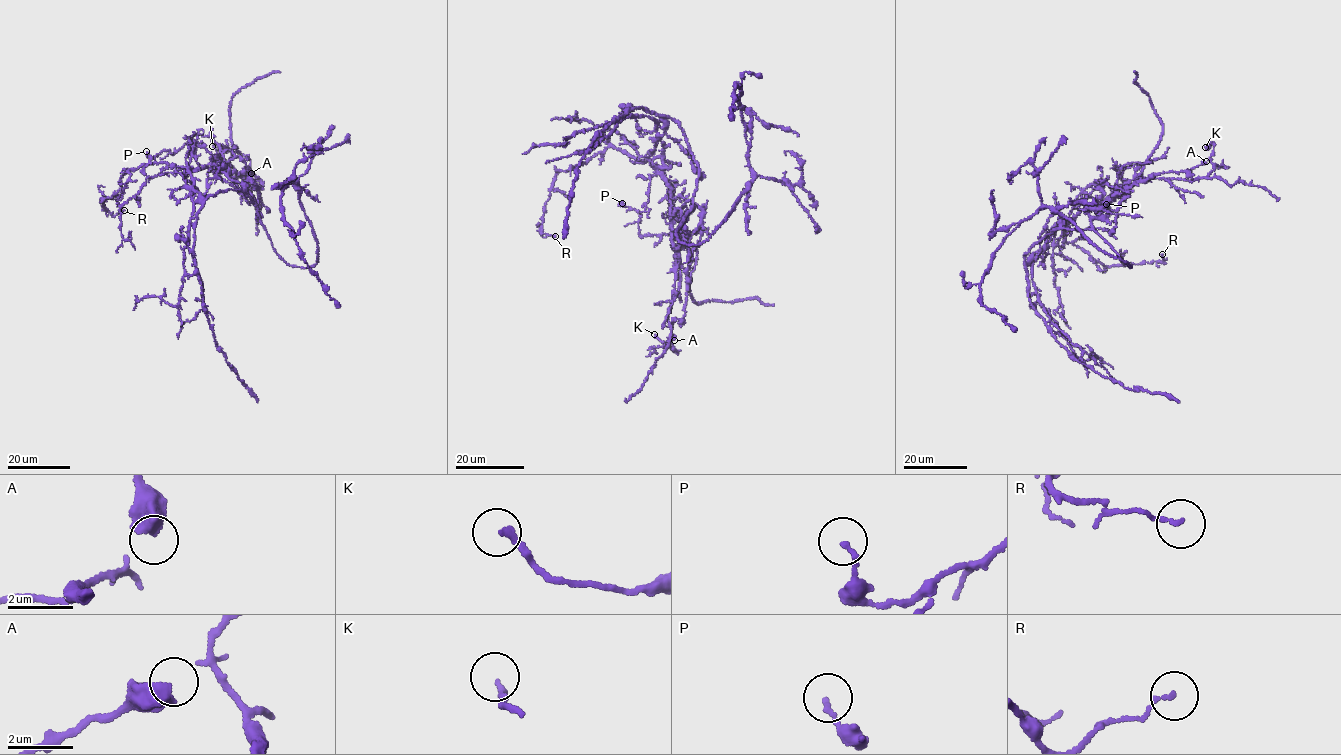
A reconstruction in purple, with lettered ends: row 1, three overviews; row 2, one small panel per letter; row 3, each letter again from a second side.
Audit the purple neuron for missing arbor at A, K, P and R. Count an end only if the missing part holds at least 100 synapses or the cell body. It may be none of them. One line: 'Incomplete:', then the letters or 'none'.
Incomplete: none

